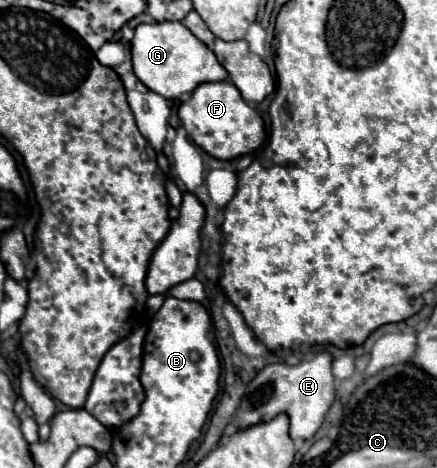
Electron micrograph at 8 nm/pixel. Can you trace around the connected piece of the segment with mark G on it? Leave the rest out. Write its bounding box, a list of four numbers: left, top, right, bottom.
[132,22,228,100]

